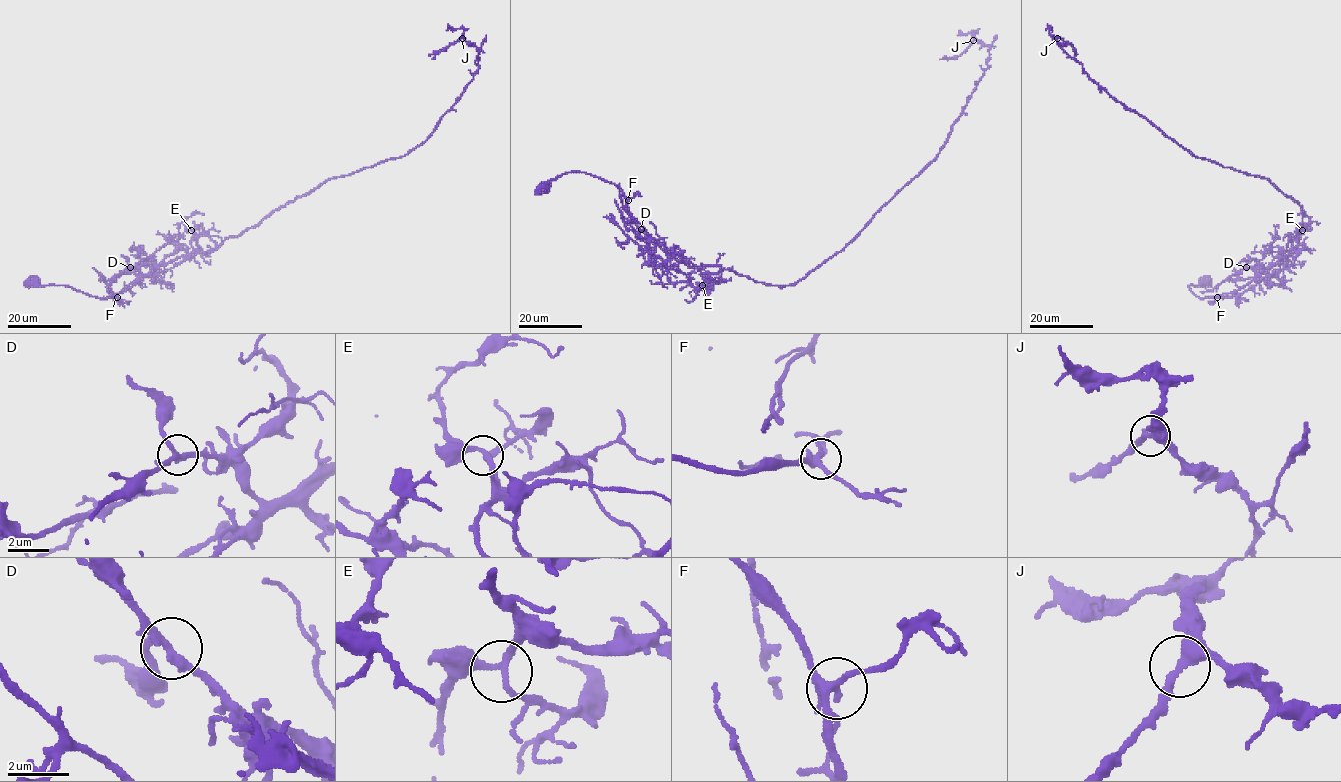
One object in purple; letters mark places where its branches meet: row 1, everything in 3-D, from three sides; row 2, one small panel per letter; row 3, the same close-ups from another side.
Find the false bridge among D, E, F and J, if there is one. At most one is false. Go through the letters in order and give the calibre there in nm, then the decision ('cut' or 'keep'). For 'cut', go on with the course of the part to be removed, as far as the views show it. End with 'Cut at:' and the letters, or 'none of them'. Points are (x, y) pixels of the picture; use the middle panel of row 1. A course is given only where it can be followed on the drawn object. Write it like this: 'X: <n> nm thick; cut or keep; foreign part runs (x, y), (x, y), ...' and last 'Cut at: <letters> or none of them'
D: 220 nm thick; keep
E: 200 nm thick; keep
F: 280 nm thick; keep
J: 280 nm thick; keep
Cut at: none of them

